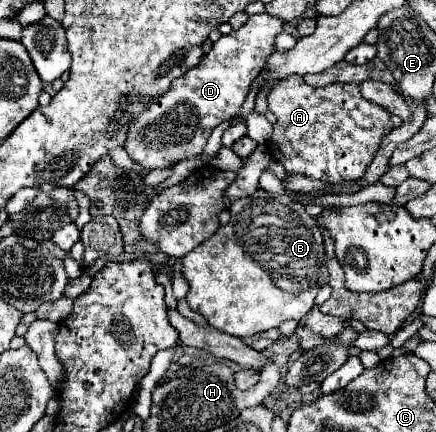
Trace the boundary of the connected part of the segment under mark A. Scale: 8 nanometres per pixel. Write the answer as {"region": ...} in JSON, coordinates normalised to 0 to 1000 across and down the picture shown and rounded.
{"region":[[[686,176],[644,185],[612,222],[617,255],[635,269],[617,324],[622,366],[640,370],[658,403],[695,403],[750,426],[823,417],[851,380],[874,324],[911,292],[920,273],[888,250],[828,222],[823,194],[768,190],[745,204],[718,204]]]}

